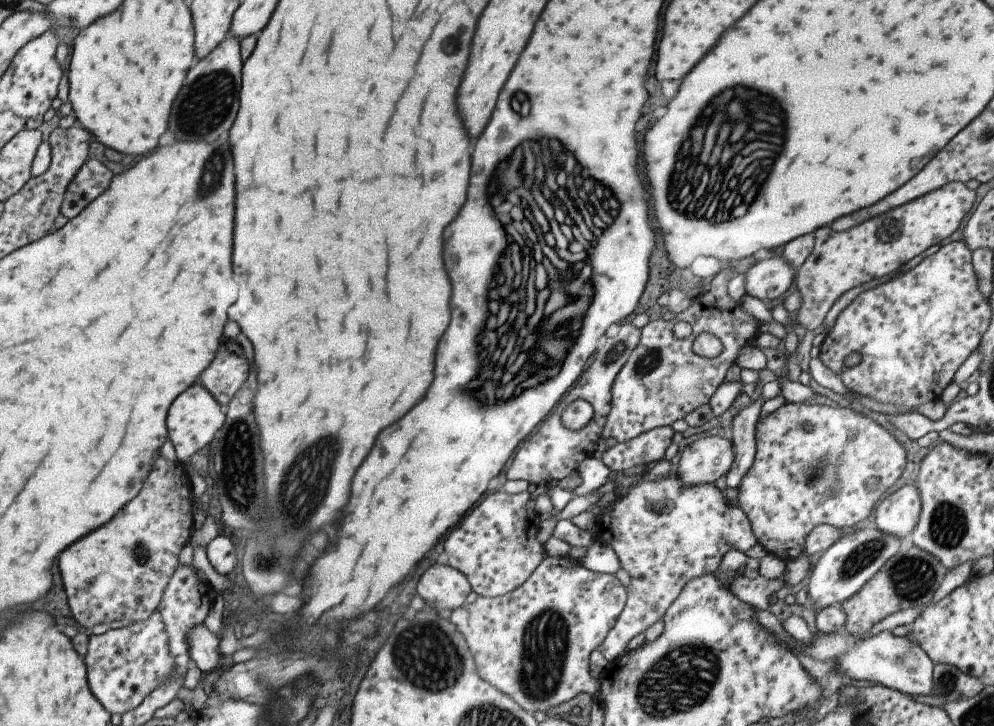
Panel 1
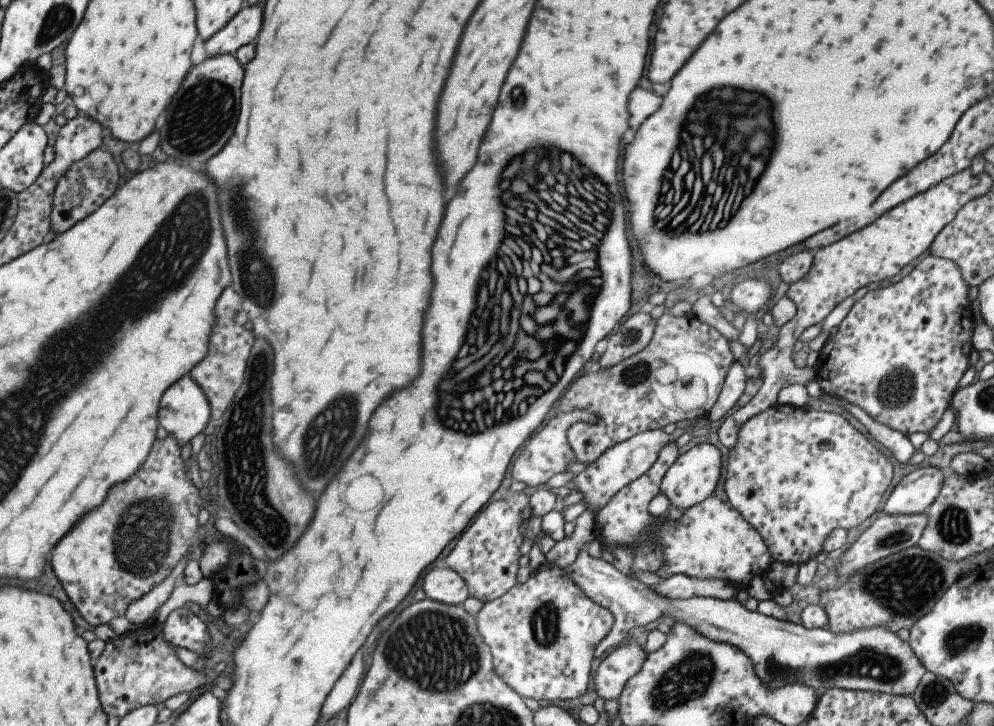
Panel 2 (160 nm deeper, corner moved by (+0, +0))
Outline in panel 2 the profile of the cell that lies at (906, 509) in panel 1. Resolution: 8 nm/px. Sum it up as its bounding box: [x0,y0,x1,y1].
[882,466,944,515]

